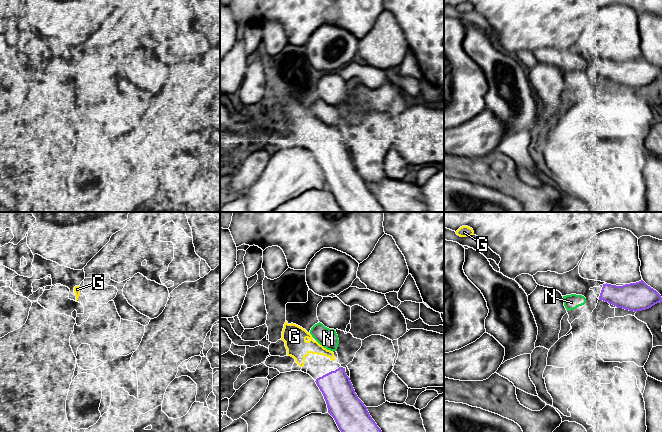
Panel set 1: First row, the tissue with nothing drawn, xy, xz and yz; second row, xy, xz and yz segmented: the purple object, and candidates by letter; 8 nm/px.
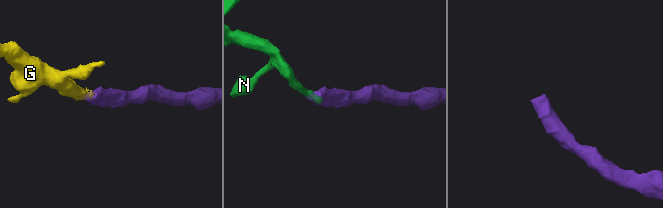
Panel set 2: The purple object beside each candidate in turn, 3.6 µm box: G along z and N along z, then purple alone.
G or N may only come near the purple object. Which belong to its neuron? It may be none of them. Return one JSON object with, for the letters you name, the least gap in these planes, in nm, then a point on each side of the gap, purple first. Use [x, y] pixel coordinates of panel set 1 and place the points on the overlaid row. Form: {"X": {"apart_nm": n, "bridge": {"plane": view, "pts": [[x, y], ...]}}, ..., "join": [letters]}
{"G": {"apart_nm": 70, "bridge": {"plane": "xz", "pts": [[339, 367], [333, 360]]}}, "join": ["G"]}

